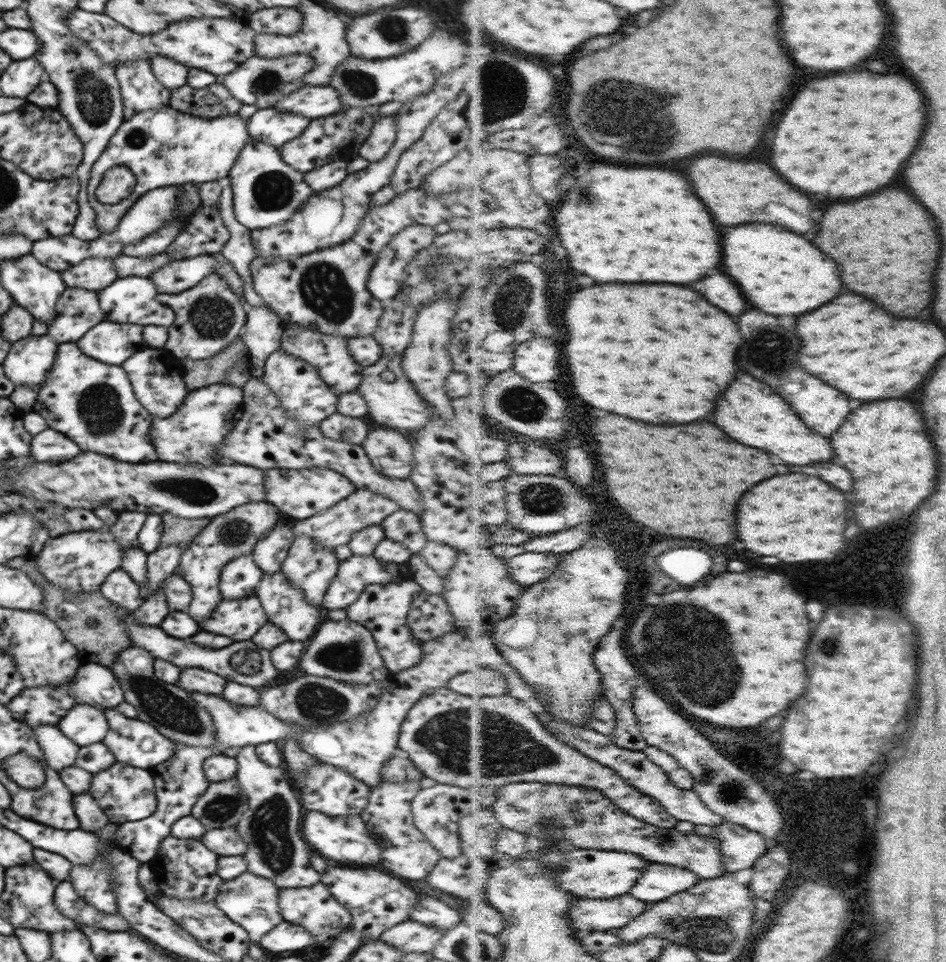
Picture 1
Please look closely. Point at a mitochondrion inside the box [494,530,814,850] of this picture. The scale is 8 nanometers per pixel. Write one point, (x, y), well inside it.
(728, 790)

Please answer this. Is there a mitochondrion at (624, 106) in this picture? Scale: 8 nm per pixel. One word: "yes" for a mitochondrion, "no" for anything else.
yes

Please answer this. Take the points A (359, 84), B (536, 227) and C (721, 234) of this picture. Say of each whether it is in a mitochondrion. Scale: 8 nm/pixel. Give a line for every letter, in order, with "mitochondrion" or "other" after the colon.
A: mitochondrion
B: other
C: other

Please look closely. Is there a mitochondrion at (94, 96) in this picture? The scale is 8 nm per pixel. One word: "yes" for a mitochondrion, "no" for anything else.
yes

